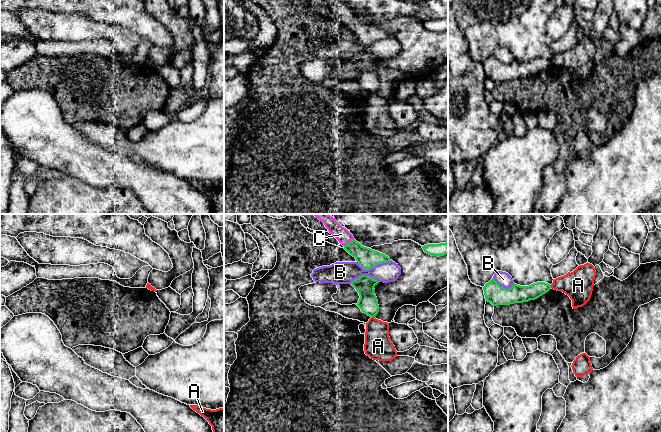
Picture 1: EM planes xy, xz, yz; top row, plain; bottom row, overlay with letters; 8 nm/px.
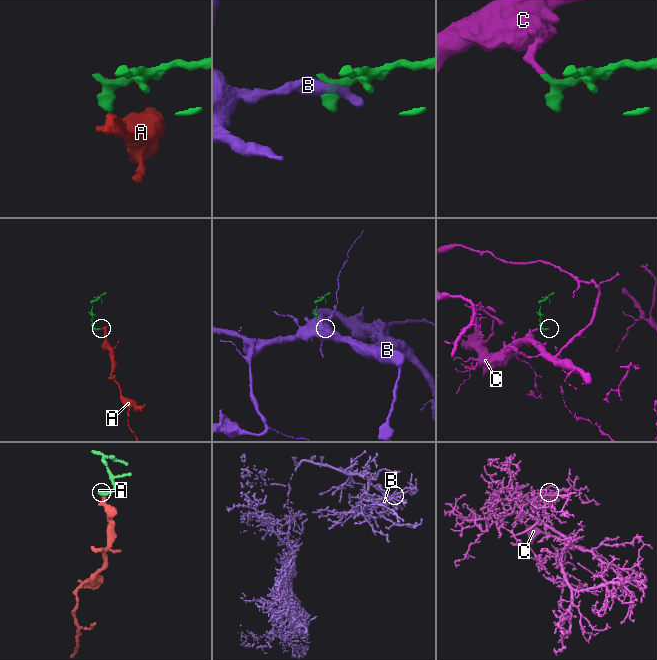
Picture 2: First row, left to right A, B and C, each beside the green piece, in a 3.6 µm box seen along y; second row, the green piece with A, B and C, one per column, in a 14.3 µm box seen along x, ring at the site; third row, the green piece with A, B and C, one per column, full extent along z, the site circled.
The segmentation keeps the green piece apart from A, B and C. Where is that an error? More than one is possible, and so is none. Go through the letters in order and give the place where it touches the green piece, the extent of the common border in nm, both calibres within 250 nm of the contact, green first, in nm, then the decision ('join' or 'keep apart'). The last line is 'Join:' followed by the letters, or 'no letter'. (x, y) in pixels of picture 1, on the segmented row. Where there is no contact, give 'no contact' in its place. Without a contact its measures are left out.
A: contact xz (373, 316); length 30 nm; calibres 160 and 220 nm; keep apart
B: contact xz (374, 265); length 280 nm; calibres 160 and 180 nm; keep apart
C: contact xz (348, 242); length 100 nm; calibres 160 and 110 nm; join
Join: C

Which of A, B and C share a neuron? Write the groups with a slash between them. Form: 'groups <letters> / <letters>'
groups A / B / C

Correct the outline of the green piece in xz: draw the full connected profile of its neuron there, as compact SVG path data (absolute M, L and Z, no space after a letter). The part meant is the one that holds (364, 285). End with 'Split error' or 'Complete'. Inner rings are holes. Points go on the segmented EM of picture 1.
M362 275L350 283L360 296L356 305L370 317L375 317L379 311L378 300L374 294L374 287L378 283L377 280L367 275Z. Complete

